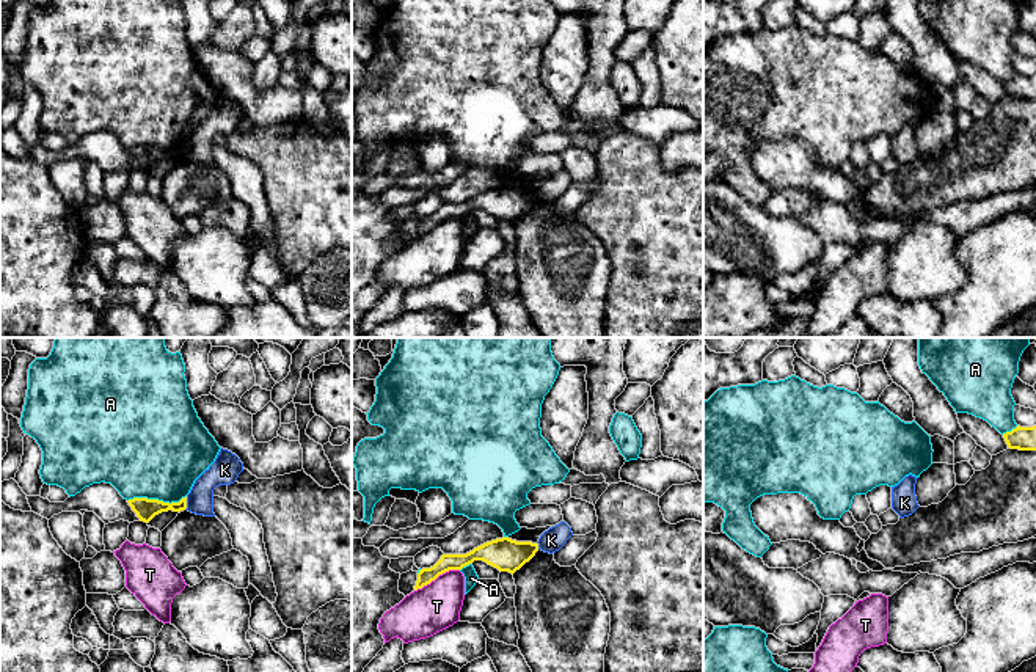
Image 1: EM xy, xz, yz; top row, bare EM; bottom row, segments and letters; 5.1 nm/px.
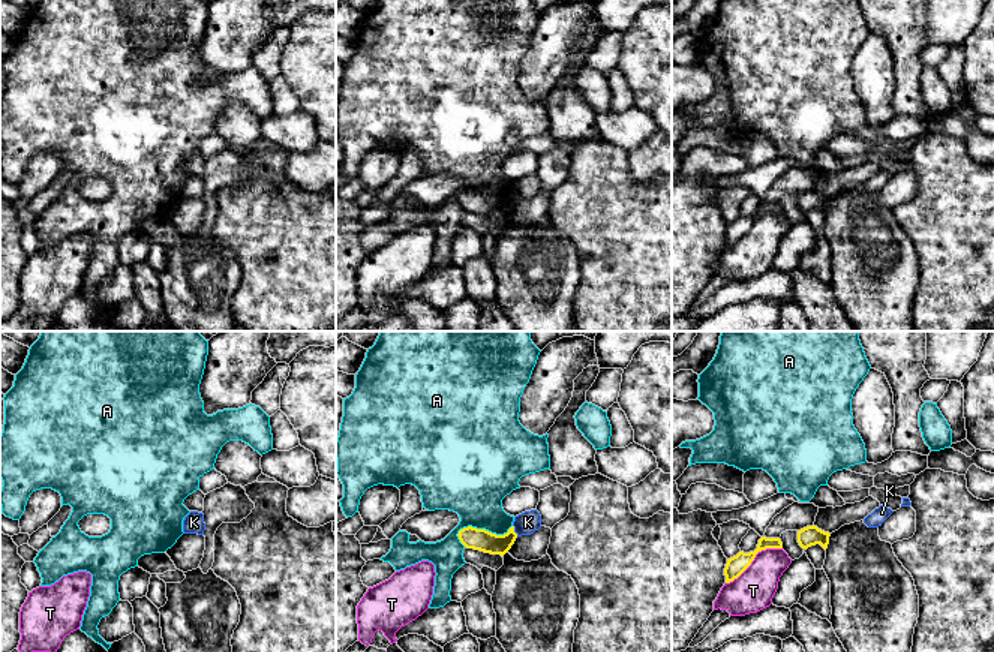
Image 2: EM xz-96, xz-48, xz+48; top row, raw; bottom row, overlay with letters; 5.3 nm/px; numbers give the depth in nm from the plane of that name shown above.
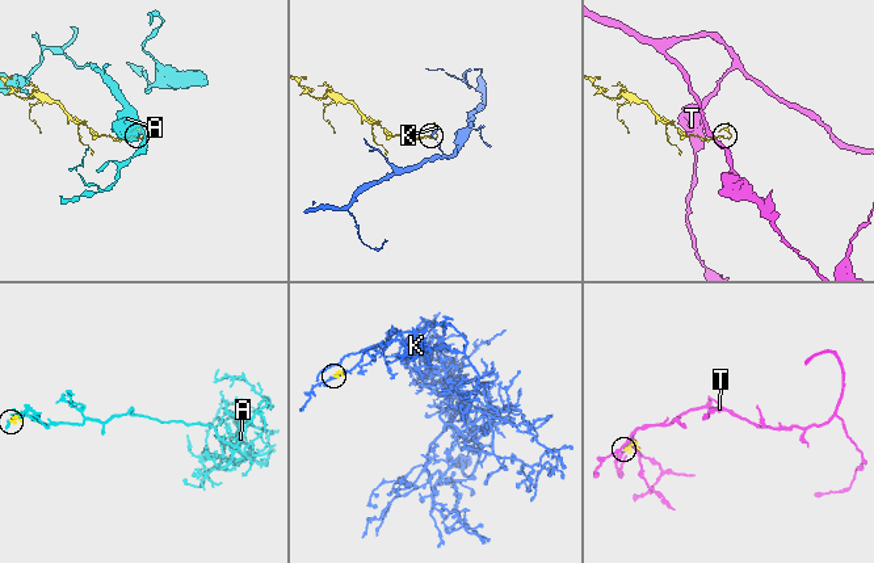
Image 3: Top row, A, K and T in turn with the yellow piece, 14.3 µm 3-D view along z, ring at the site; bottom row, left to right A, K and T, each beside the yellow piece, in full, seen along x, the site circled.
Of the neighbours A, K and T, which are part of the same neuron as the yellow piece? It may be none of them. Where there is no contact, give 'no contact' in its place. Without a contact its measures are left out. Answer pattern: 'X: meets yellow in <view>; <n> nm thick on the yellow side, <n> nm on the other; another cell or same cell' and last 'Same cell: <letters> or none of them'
A: meets yellow in xy; 110 nm thick on the yellow side, 480 nm on the other; another cell
K: meets yellow in xy; 110 nm thick on the yellow side, 140 nm on the other; another cell
T: meets yellow in xz; 80 nm thick on the yellow side, 240 nm on the other; another cell
Same cell: none of them

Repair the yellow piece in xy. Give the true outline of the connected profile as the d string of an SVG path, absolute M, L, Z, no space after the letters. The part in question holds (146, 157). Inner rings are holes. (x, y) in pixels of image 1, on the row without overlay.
M187 144L179 151L163 151L159 148L133 146L127 149L132 159L137 162L140 170L149 171L155 163L162 160L181 160L187 157Z

